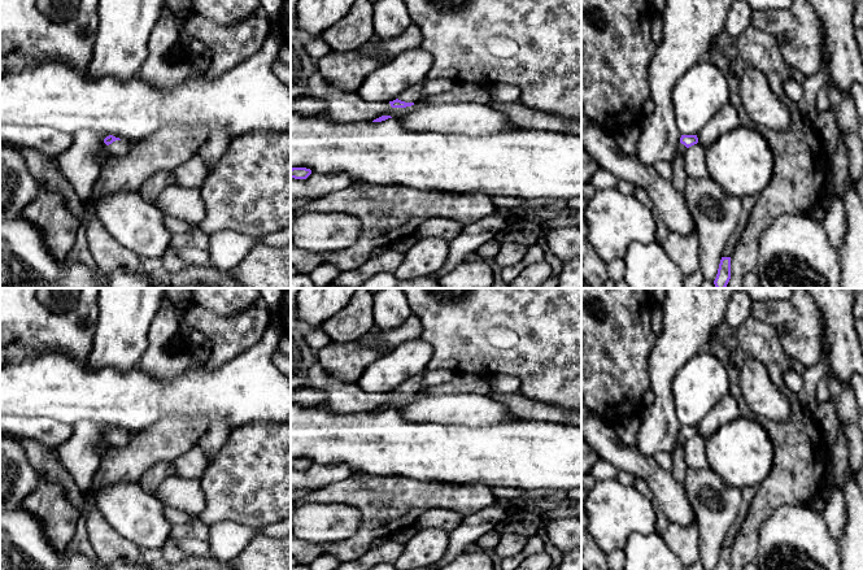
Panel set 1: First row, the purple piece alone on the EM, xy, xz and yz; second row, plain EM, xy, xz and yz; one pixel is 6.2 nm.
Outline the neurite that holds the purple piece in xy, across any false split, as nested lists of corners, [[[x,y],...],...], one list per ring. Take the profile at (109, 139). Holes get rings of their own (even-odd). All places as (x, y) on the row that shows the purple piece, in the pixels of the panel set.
[[[109,135],[104,139],[106,152],[115,157],[127,156],[131,151],[131,144],[123,139]]]

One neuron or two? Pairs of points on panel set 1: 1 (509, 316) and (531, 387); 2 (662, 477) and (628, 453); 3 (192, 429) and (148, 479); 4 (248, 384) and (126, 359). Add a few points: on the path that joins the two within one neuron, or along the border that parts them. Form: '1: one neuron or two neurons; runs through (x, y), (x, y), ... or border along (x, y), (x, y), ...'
1: one neuron; runs through (527, 334), (531, 338), (531, 369)
2: one neuron; runs through (654, 475), (636, 461)
3: two neurons; border along (171, 464), (155, 462), (138, 479)
4: two neurons; border along (138, 364), (126, 370), (108, 368)

